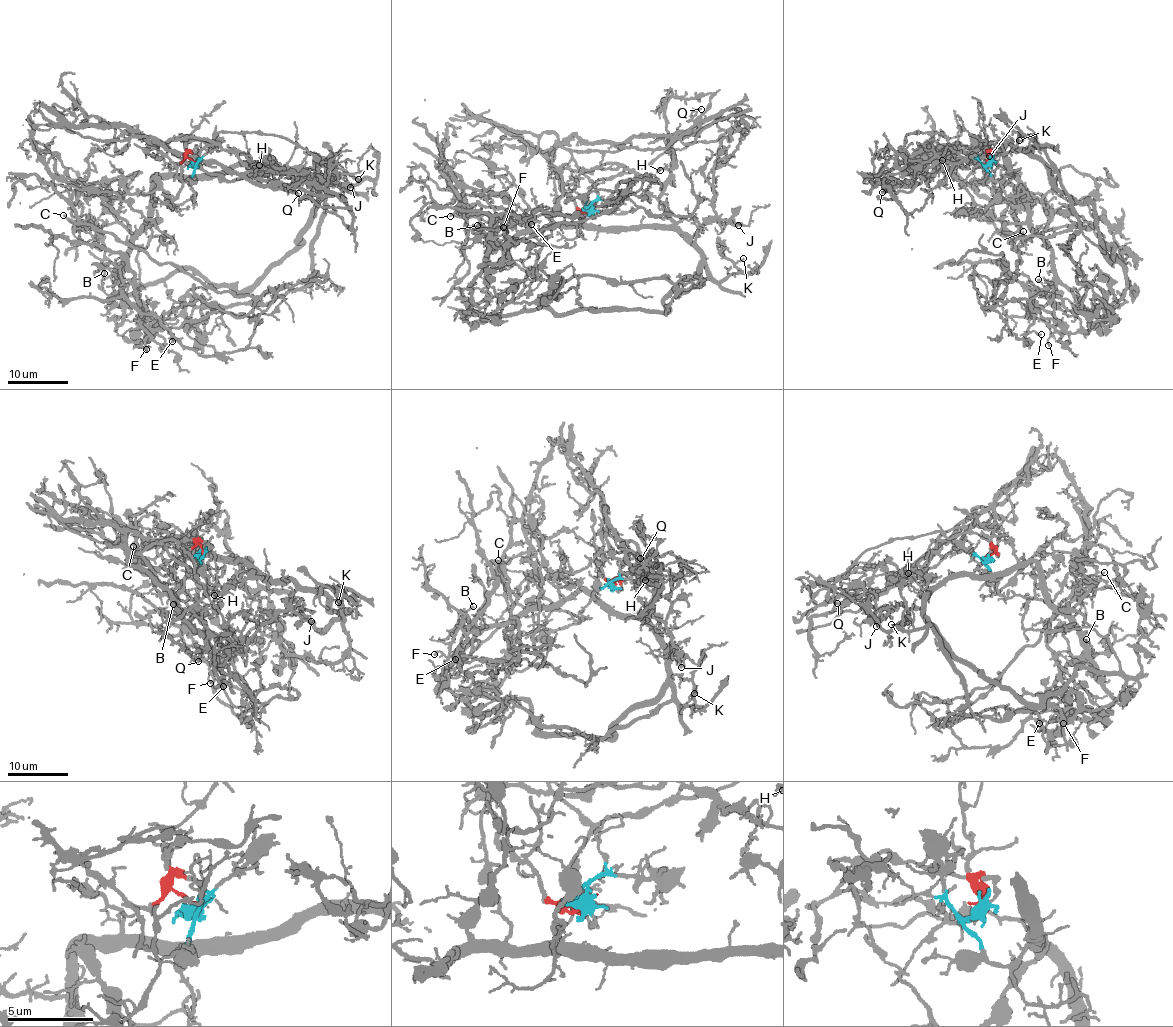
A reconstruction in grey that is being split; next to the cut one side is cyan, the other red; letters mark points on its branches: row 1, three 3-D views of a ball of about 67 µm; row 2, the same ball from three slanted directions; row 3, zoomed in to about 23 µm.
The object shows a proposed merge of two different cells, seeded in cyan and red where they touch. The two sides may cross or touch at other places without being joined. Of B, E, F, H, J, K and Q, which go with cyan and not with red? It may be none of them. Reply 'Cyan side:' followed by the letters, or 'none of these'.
Cyan side: B, E, F, H, J, K

